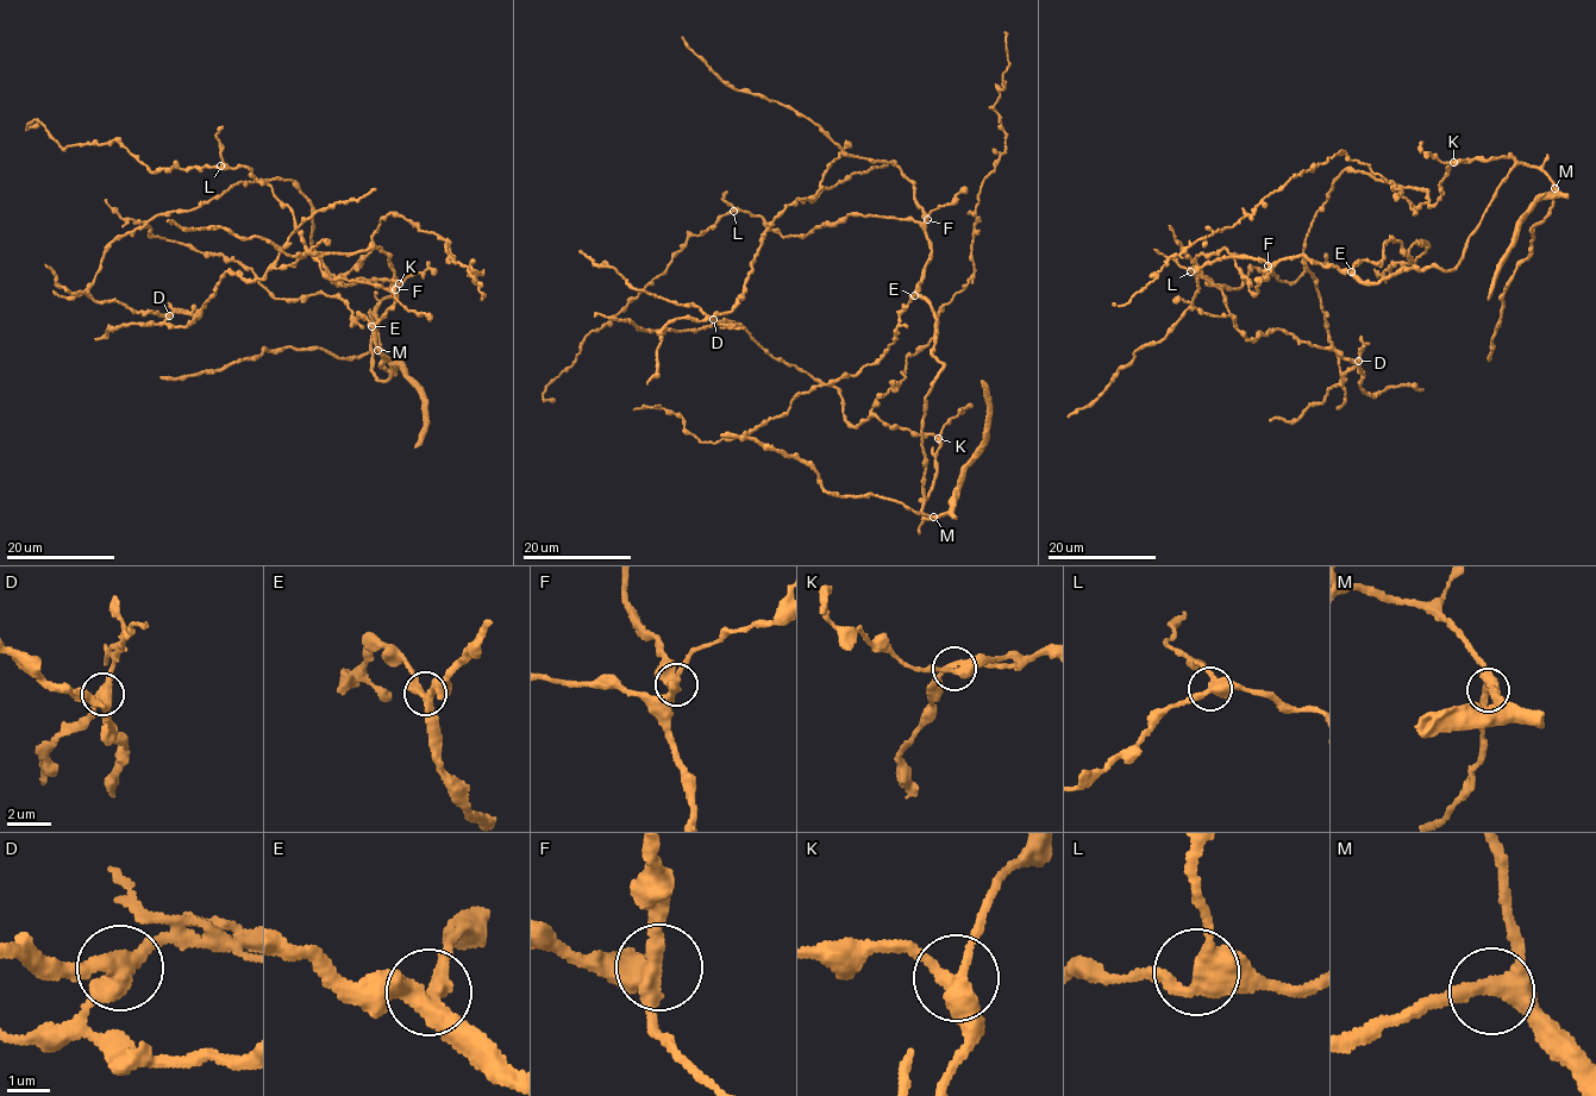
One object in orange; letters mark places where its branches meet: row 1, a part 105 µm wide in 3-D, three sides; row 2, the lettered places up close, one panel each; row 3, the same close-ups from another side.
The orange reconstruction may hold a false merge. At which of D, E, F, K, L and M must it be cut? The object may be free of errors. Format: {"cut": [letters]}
{"cut": ["D"]}

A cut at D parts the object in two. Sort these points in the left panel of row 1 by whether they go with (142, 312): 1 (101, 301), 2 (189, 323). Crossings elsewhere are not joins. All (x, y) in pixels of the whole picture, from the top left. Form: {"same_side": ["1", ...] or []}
{"same_side": ["1"]}

